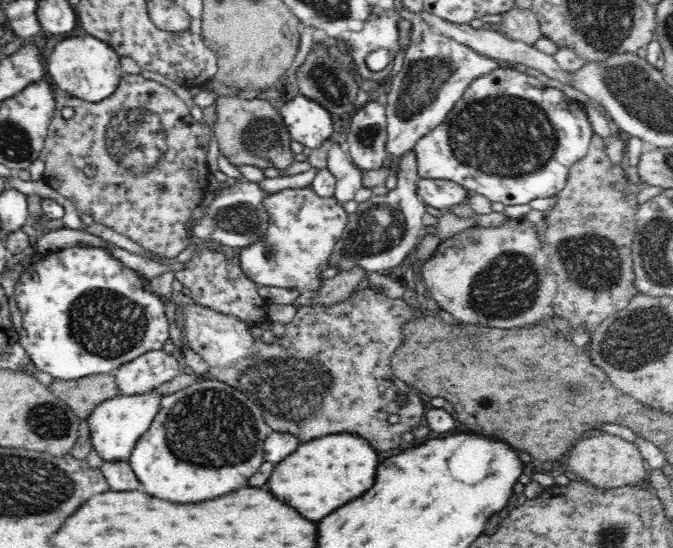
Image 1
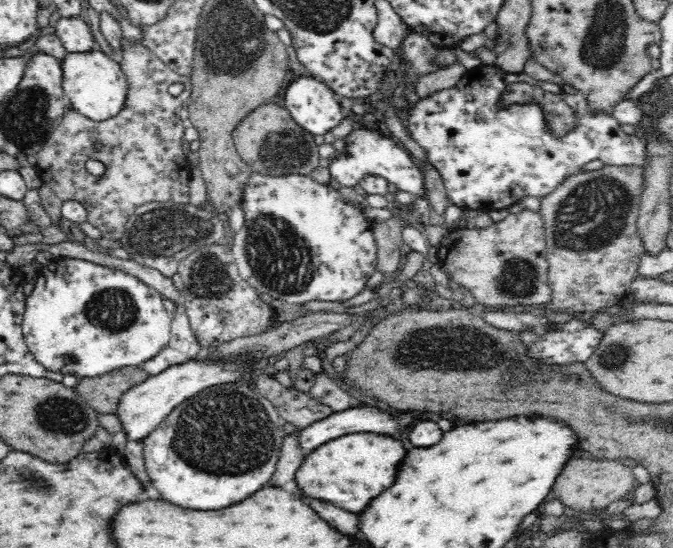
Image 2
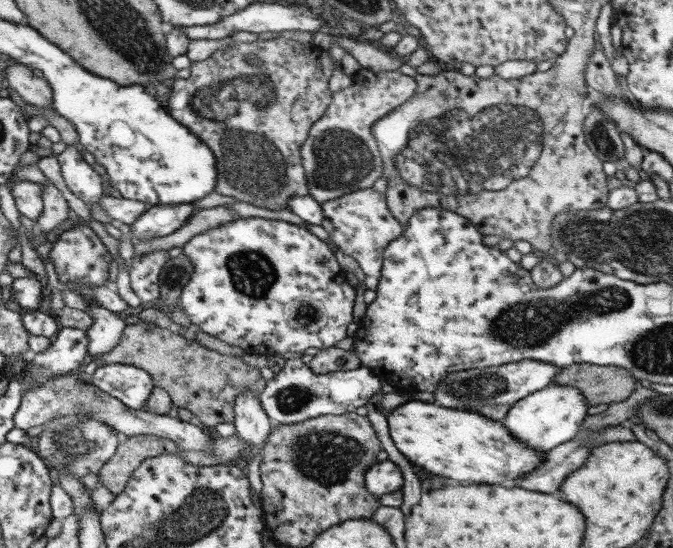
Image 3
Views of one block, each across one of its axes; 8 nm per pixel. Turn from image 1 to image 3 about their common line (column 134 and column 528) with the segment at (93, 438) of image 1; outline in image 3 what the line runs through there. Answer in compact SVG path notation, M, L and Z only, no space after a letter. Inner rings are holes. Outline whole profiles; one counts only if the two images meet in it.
M551 383L517 400L503 418L504 428L510 431L514 440L526 444L528 448L547 453L549 450L570 441L580 430L589 406L579 388Z

